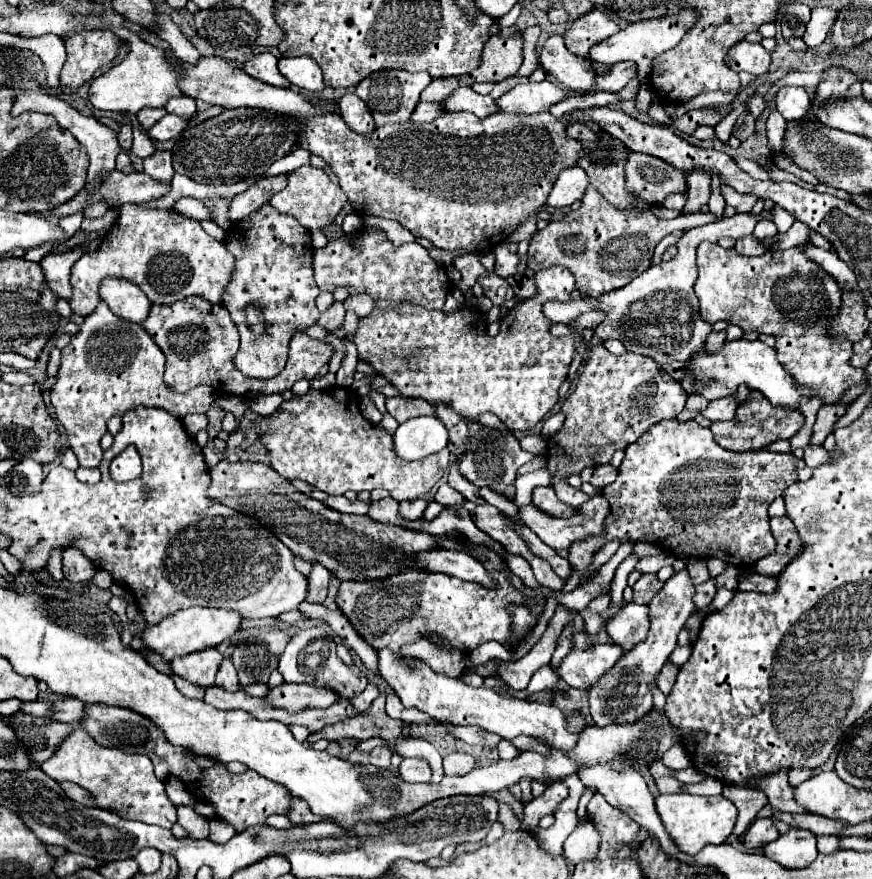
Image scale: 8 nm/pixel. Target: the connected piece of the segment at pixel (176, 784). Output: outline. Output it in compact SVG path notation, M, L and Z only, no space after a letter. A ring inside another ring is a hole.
M169 777L167 779L167 795L171 797L171 801L173 801L173 805L195 805L195 797L185 789L185 785L183 785L183 781L179 781L177 777Z

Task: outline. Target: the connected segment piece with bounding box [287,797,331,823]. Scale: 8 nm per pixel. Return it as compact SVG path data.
M291 797L291 813L287 817L293 823L319 823L319 821L331 821L329 817L315 817L311 809L307 809L305 801L299 801L299 797Z

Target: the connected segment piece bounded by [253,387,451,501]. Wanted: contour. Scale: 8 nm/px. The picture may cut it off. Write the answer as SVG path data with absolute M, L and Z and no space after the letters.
M333 387L333 391L331 391L331 389L327 389L327 391L309 389L307 395L293 397L291 401L283 401L273 415L269 415L269 417L259 417L259 421L253 425L253 429L259 433L261 443L263 443L263 445L267 447L267 451L269 451L269 457L271 457L271 463L269 463L269 465L271 465L281 477L285 477L285 479L303 479L303 481L311 483L313 487L325 491L327 495L343 495L345 491L355 491L355 493L359 493L359 491L373 491L373 489L377 489L377 487L381 487L381 489L387 489L393 499L397 499L397 501L407 501L407 499L417 499L417 497L429 493L429 491L433 489L433 485L437 485L437 483L443 479L443 475L445 475L445 471L447 471L447 467L449 467L449 461L451 461L451 451L445 447L445 449L441 449L439 453L433 453L433 455L429 455L429 457L425 457L425 459L421 459L421 461L403 461L403 459L395 453L395 449L393 449L393 435L387 433L381 425L373 425L371 421L367 421L367 419L361 415L361 411L359 411L359 401L361 401L359 395L357 395L353 389L349 389L349 387L347 387L347 389L345 389L345 387Z

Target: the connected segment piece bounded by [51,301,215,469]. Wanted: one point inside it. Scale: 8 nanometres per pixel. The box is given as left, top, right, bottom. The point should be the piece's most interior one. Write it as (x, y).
(110, 365)

